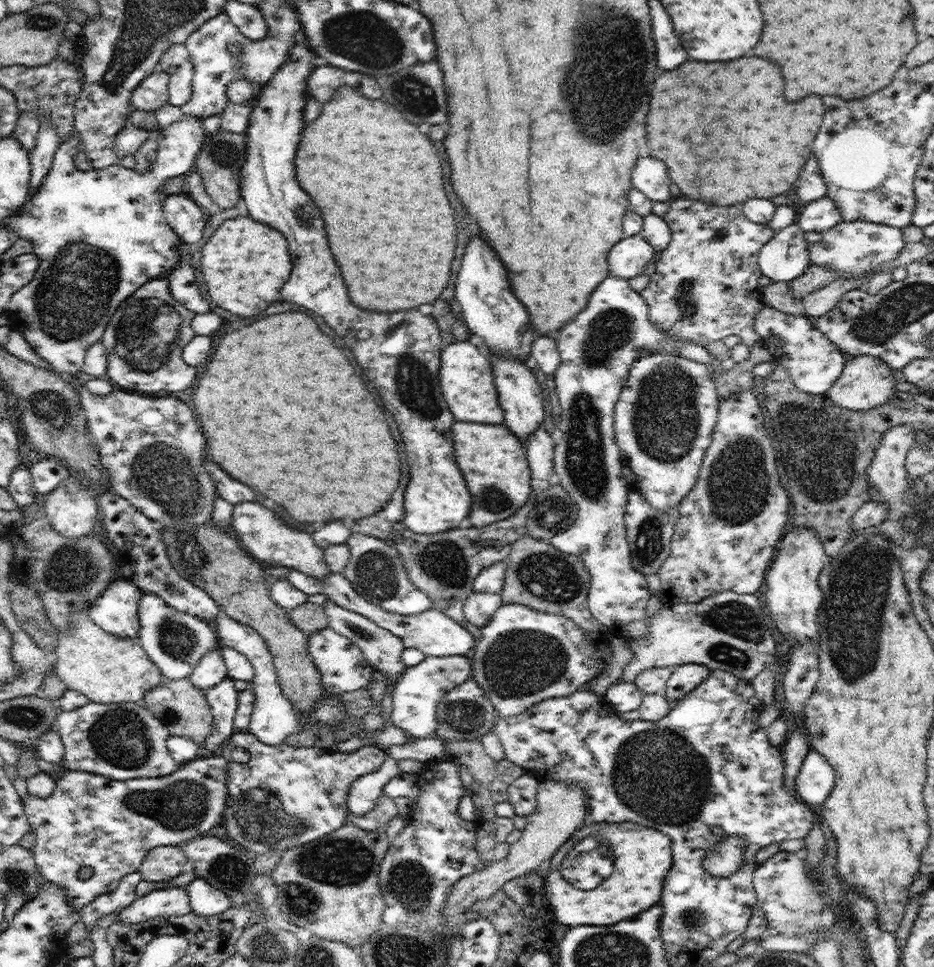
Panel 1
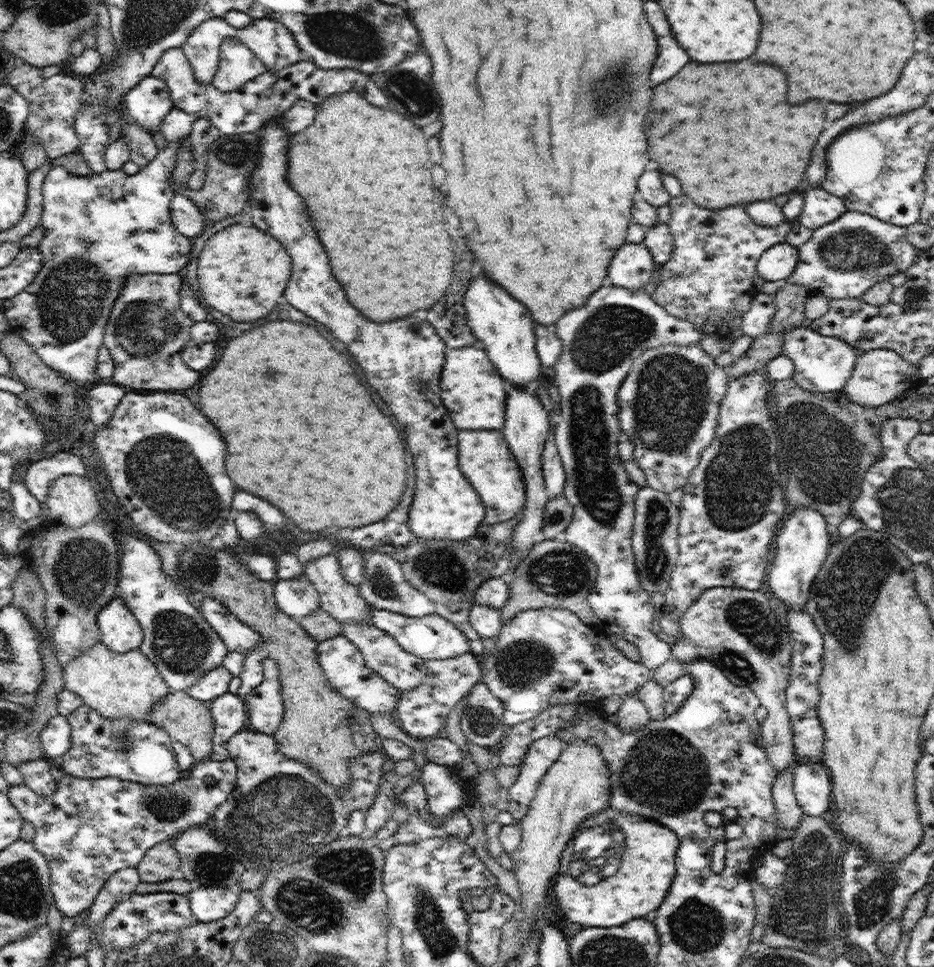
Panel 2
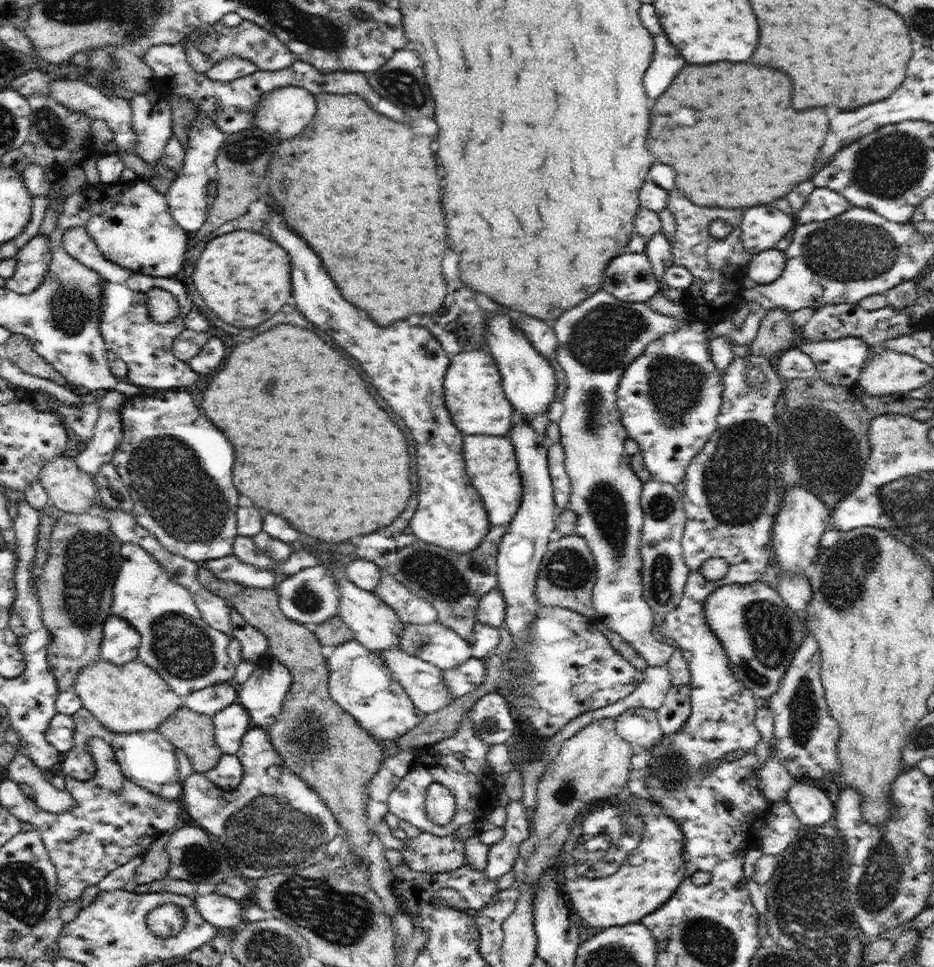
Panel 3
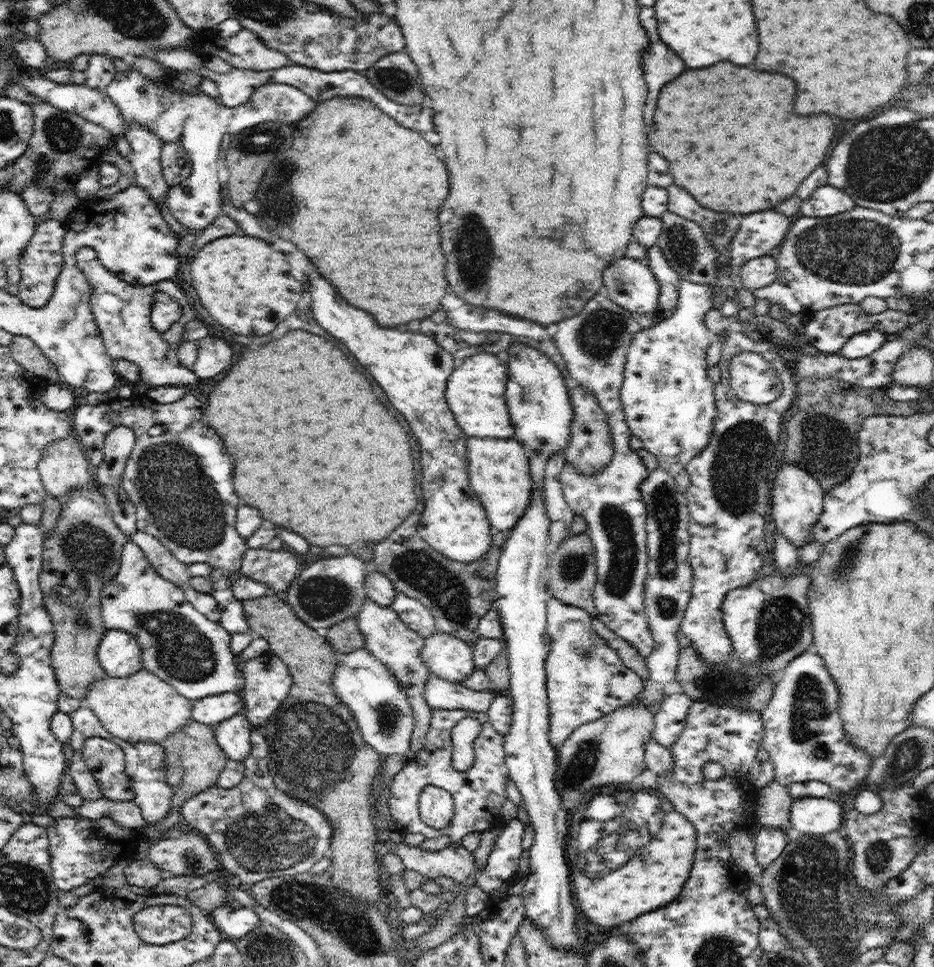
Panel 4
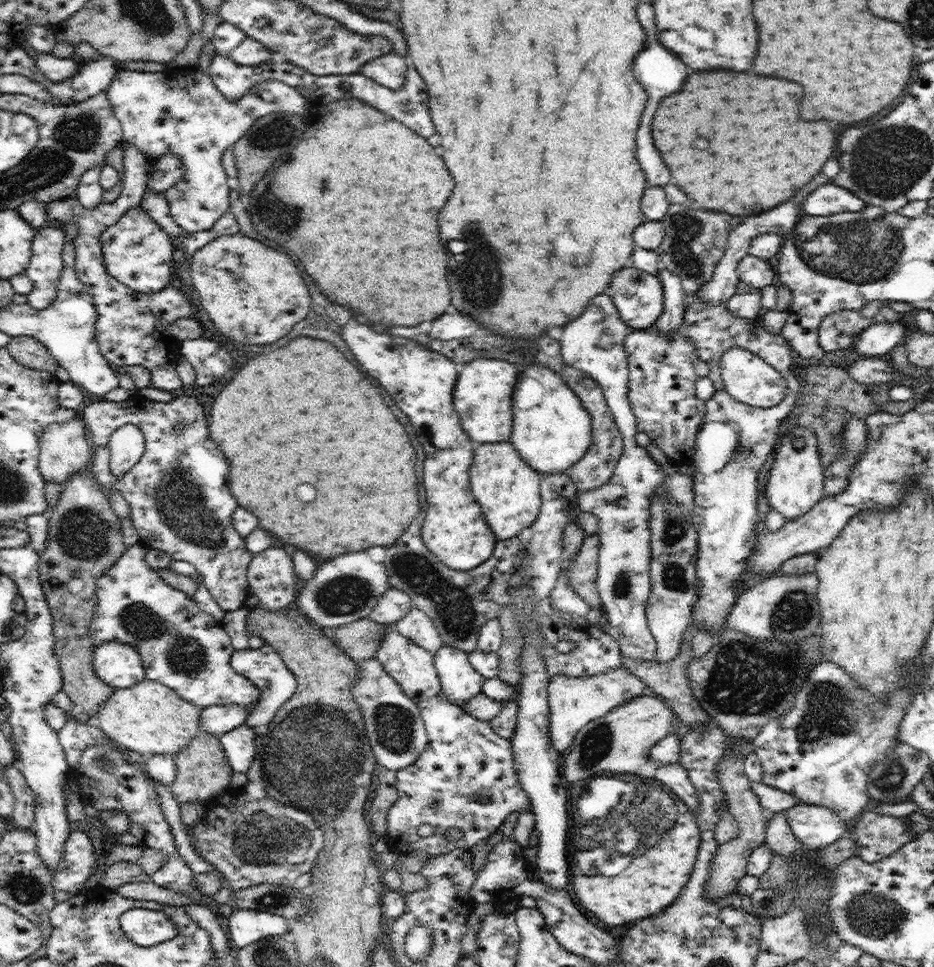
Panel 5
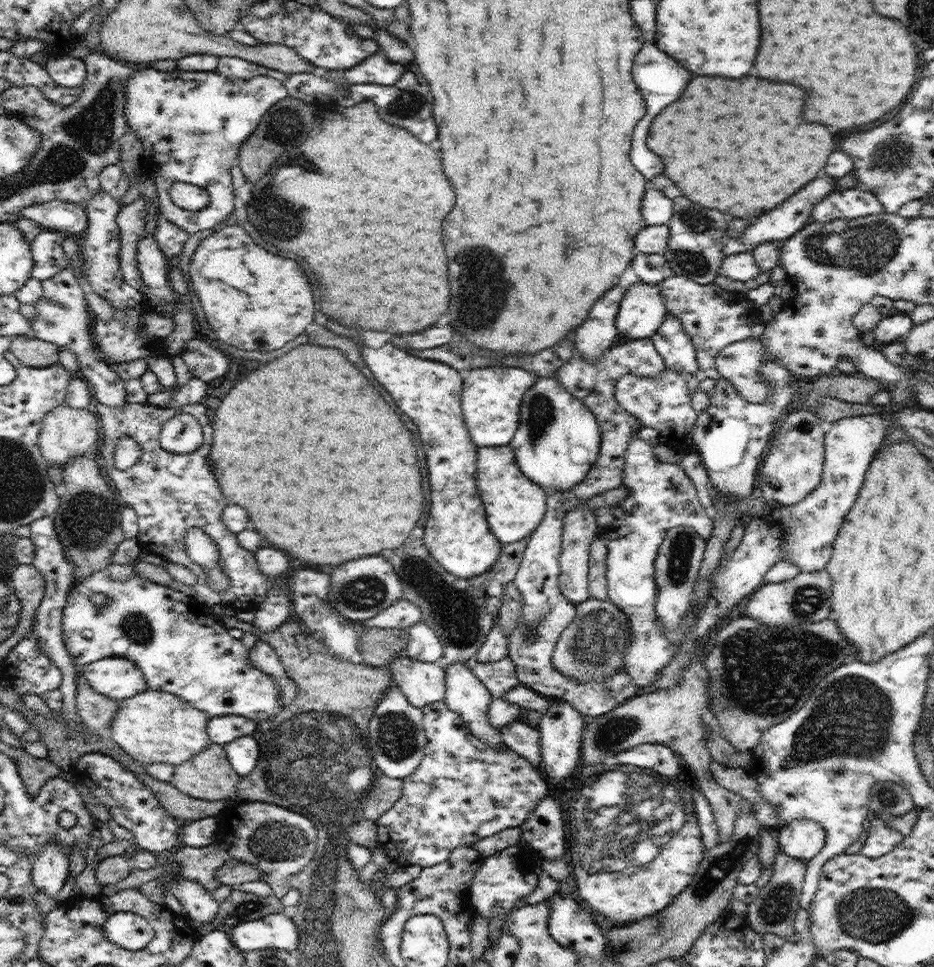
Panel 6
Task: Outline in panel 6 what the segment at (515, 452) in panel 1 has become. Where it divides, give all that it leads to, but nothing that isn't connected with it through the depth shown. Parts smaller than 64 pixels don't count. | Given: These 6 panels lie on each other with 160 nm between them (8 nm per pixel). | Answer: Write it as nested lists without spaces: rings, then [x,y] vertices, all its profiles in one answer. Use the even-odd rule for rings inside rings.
[[[478,447],[477,487],[486,509],[490,530],[501,544],[518,542],[530,536],[542,522],[547,509],[545,490],[522,474],[512,447]]]

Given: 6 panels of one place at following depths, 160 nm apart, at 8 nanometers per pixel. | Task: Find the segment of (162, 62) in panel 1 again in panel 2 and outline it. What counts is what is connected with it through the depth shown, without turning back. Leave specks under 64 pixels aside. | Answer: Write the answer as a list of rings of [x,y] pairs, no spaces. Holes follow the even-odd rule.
[[[176,46],[164,51],[150,75],[166,82],[176,108],[188,114],[195,114],[197,118],[209,118],[218,130],[227,135],[254,133],[263,128],[273,116],[280,116],[286,112],[297,100],[308,99],[314,104],[320,104],[320,98],[323,98],[322,94],[330,96],[330,94],[356,90],[370,104],[388,108],[388,98],[384,96],[384,92],[380,92],[380,88],[376,86],[371,75],[354,69],[324,70],[318,68],[312,60],[298,61],[278,72],[266,71],[246,82],[238,90],[222,92],[212,83],[200,84],[193,75],[192,65],[189,63],[183,47]]]

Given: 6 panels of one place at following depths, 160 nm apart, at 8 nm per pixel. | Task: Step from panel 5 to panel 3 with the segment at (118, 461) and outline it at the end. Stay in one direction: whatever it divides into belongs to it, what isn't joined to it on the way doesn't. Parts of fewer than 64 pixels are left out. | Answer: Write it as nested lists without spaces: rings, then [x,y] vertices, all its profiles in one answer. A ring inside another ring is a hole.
[[[108,389],[106,395],[98,400],[100,401],[101,411],[93,430],[92,439],[86,443],[84,451],[72,458],[75,464],[92,476],[99,472],[103,464],[113,460],[118,445],[120,445],[120,441],[122,441],[123,430],[119,414],[126,397],[127,395],[122,392],[116,391],[115,389]]]

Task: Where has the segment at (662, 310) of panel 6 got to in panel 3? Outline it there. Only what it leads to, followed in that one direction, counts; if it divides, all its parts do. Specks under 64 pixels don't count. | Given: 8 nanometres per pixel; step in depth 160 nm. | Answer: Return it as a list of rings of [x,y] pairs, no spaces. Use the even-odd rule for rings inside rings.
[[[624,251],[614,258],[606,268],[602,283],[602,289],[626,302],[646,303],[661,288],[645,252]]]

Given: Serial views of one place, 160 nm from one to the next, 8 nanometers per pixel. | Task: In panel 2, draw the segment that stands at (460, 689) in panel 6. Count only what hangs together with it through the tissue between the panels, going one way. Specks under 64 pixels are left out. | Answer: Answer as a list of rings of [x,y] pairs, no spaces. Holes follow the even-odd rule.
[[[371,606],[369,617],[374,626],[394,637],[394,640],[402,646],[405,652],[418,656],[424,661],[457,658],[470,651],[467,636],[461,630],[458,630],[458,627],[454,626],[453,622],[442,618],[436,612],[428,616],[412,618]]]

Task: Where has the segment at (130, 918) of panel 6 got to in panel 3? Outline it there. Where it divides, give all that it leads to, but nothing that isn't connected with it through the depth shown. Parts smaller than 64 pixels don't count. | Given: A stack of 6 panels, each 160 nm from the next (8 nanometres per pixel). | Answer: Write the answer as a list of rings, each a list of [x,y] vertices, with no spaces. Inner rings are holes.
[[[175,904],[159,906],[146,917],[146,925],[156,936],[176,936],[186,925],[185,912]]]

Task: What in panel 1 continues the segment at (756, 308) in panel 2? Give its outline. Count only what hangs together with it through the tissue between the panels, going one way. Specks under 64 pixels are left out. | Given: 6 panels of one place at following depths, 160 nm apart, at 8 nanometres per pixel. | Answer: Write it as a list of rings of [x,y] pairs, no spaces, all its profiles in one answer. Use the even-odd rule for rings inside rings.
[[[765,305],[753,320],[753,327],[759,340],[788,371],[792,382],[803,393],[826,394],[848,361],[848,357],[805,315],[794,316]]]

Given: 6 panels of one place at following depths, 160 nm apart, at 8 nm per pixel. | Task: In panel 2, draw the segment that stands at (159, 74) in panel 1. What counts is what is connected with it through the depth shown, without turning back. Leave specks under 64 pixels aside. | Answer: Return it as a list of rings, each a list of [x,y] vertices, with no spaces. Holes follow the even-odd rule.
[[[151,75],[124,94],[123,104],[123,113],[150,133],[160,130],[162,119],[175,107],[166,82]]]

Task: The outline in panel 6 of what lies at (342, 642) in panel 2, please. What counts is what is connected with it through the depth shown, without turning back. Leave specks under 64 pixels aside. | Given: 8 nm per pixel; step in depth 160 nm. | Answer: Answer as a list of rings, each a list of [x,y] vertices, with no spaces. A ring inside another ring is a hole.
[[[392,685],[379,702],[369,723],[368,744],[378,771],[389,778],[410,777],[421,763],[427,740],[422,709],[412,706],[400,688]]]

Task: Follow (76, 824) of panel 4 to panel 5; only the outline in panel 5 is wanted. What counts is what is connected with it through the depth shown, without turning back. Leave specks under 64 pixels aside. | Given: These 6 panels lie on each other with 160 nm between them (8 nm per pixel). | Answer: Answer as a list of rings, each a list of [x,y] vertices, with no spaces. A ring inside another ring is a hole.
[[[74,832],[64,845],[64,856],[59,866],[52,870],[55,890],[80,892],[84,882],[96,870],[97,862],[91,839],[84,833]]]

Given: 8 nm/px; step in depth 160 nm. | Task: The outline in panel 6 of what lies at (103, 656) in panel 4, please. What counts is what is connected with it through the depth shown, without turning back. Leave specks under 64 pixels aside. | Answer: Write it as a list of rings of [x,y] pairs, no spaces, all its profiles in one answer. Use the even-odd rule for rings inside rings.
[[[124,657],[102,658],[79,669],[94,691],[117,702],[149,690],[140,669]]]

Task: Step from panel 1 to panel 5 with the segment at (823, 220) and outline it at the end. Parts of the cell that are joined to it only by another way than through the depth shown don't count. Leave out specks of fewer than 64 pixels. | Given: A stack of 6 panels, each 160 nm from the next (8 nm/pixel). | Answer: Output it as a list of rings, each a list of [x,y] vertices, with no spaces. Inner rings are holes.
[[[824,184],[816,188],[802,204],[804,214],[817,217],[860,212],[864,208],[866,206],[858,196],[836,184]]]

